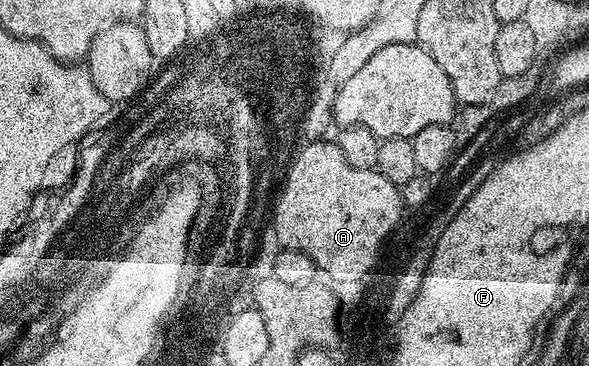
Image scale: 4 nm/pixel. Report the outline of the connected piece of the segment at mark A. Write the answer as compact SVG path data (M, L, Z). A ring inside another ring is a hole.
M327 139L313 140L303 145L305 148L295 153L288 166L287 175L282 181L282 187L278 192L280 201L276 204L276 240L280 243L281 249L293 248L302 254L306 254L315 261L317 269L321 273L325 272L328 276L340 276L347 278L350 274L366 273L369 265L374 263L376 250L378 246L382 246L382 237L389 230L396 230L397 225L401 223L400 212L402 213L402 201L400 198L400 188L395 184L391 184L386 178L382 178L382 174L375 170L358 170L355 166L350 166L350 162L346 162L346 158L342 158L342 150L335 142L329 142Z

